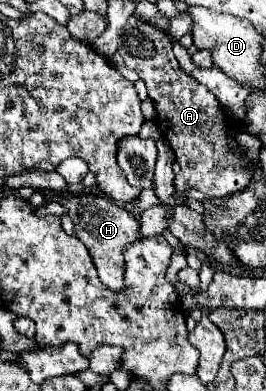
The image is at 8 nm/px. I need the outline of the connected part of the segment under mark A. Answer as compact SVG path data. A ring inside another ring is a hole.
M130 17L122 29L118 53L124 57L124 63L128 65L128 69L132 69L140 75L140 79L148 87L148 97L154 101L156 123L160 127L160 133L164 133L164 137L168 139L170 147L176 153L176 163L180 165L180 173L174 179L176 189L180 193L186 193L188 187L194 187L208 197L224 197L224 195L232 195L232 193L244 189L250 183L250 173L244 173L240 169L238 153L232 153L226 147L226 115L220 109L220 103L212 95L212 91L208 87L202 87L202 83L198 83L196 79L192 79L190 75L186 75L182 71L182 67L178 65L178 61L172 53L170 37L162 29L158 29L150 23L144 23L138 17Z

